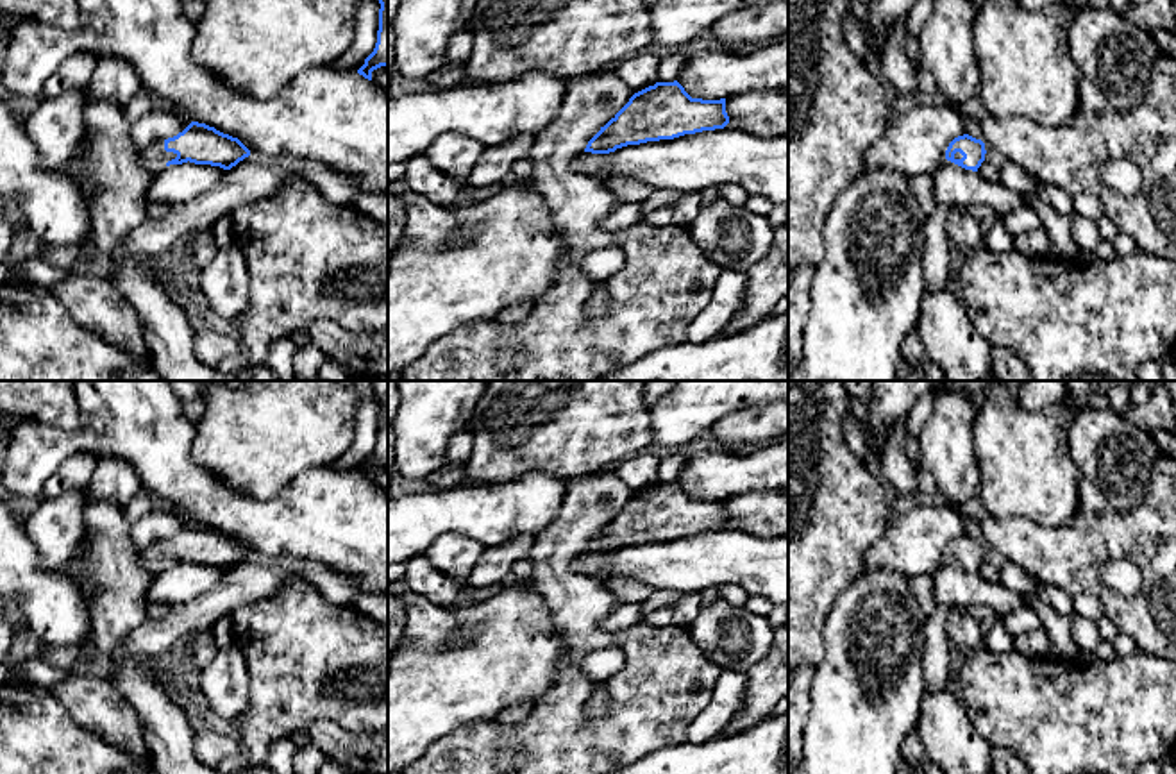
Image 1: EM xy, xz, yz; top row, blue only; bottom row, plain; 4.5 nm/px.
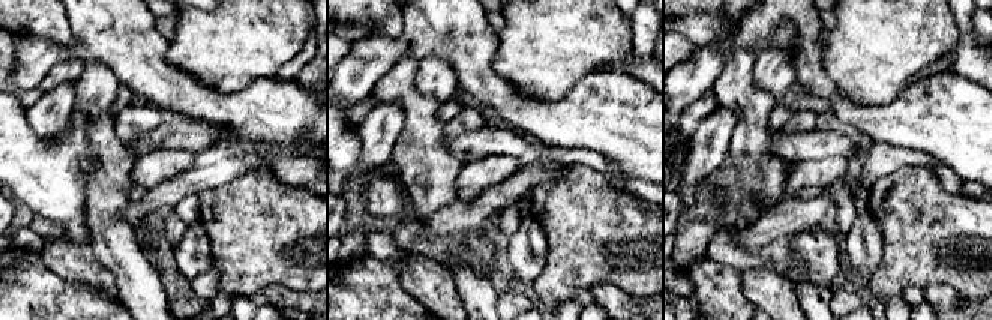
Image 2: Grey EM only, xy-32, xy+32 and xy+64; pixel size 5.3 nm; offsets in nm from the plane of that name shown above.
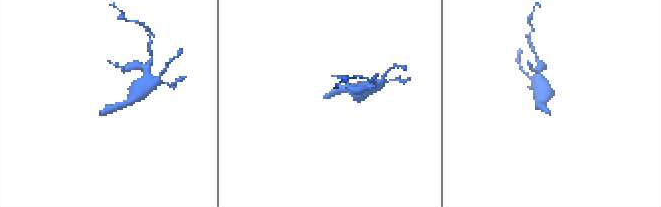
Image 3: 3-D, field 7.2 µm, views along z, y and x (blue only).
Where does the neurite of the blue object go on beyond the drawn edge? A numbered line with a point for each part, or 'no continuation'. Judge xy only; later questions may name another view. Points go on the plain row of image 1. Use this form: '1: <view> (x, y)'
1: xy (154, 558)

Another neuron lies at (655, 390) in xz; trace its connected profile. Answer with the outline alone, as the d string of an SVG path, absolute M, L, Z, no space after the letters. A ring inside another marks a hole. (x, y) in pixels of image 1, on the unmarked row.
M649 381L645 386L645 406L651 409L659 402L672 388L676 381Z

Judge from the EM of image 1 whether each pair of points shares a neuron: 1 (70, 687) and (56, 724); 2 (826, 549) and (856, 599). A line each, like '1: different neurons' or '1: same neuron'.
1: different neurons
2: different neurons

